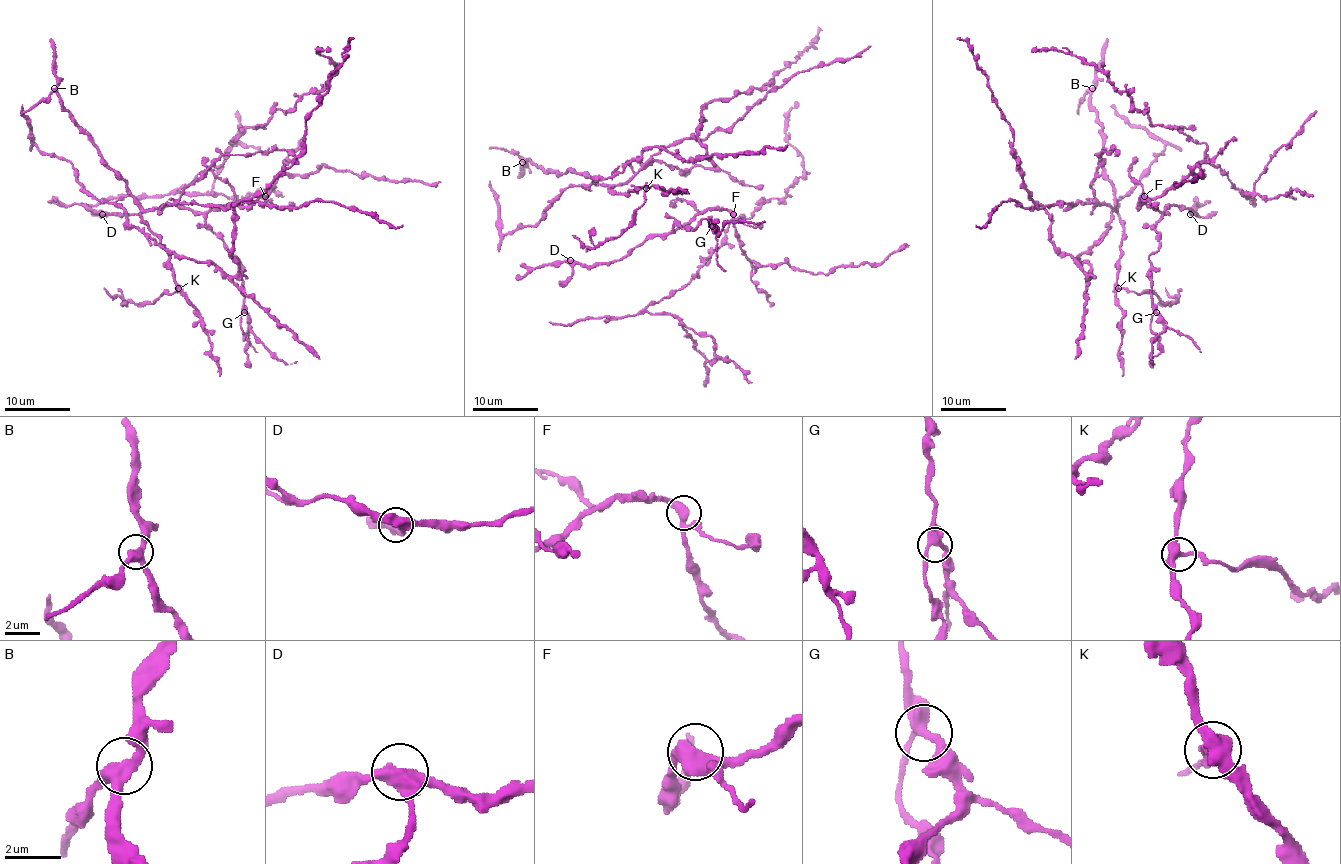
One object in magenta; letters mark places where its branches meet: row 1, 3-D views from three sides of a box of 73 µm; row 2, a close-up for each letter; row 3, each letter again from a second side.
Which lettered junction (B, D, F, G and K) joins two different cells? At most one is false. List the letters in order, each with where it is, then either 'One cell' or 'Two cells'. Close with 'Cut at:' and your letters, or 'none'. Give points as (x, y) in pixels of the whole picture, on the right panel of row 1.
B: Place: (1092, 88). One cell
D: Place: (1190, 214). One cell
F: Place: (1144, 196). One cell
G: Place: (1156, 312). One cell
K: Place: (1118, 288). Two cells
Cut at: K

